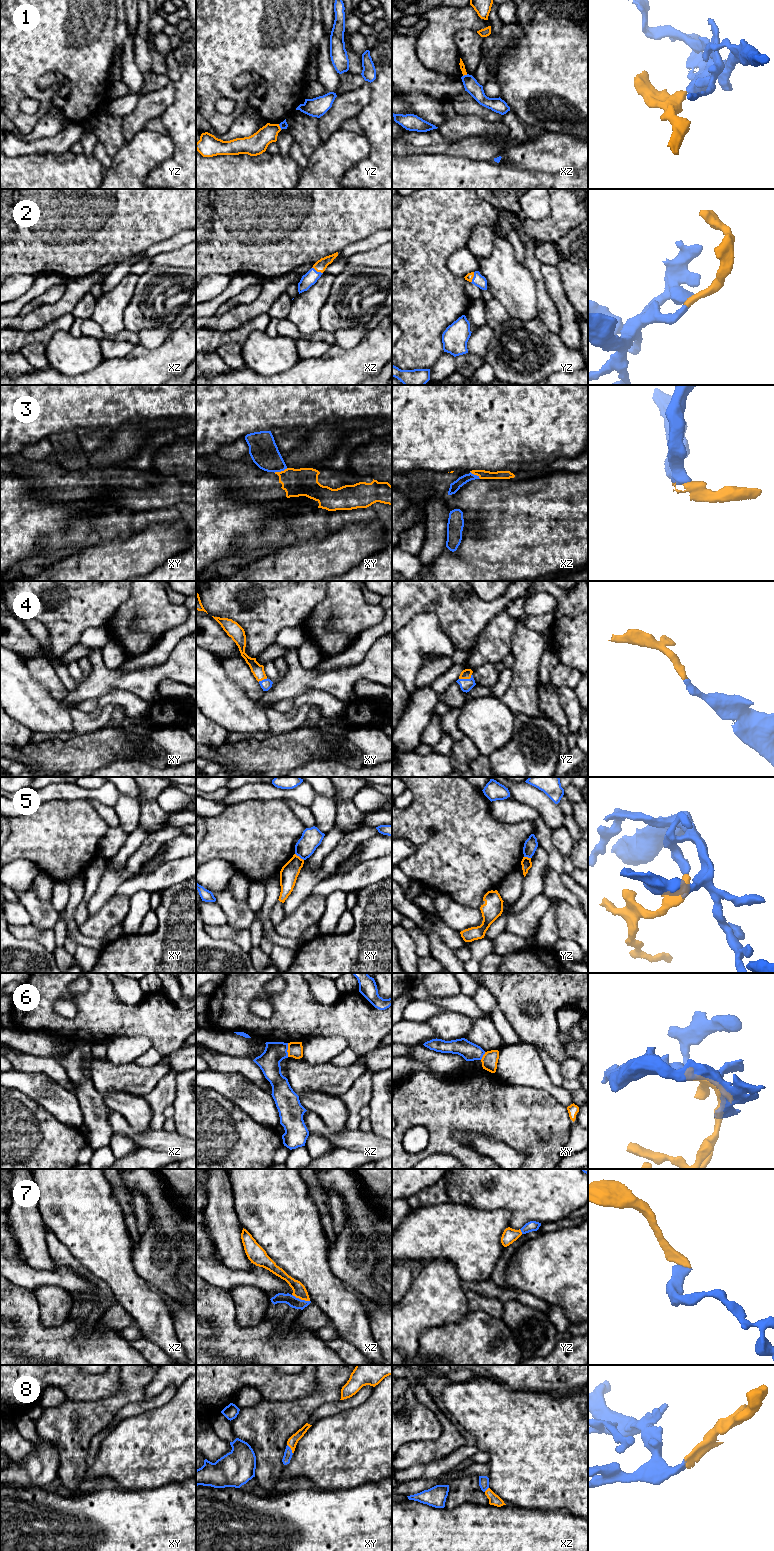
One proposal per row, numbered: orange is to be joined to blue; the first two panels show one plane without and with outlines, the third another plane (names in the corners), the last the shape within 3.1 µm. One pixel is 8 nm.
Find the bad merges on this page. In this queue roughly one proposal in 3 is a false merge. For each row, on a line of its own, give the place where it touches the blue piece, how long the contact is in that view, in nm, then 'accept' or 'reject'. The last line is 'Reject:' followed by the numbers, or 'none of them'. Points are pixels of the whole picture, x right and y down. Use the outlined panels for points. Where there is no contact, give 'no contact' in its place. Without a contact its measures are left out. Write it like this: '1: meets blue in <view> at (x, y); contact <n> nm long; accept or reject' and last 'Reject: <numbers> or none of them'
1: meets blue in xz at (465, 75); contact 40 nm long; reject
2: meets blue in xz at (316, 271); contact 100 nm long; accept
3: meets blue in xy at (280, 471); contact 120 nm long; reject
4: meets blue in yz at (466, 679); contact 110 nm long; accept
5: meets blue in xy at (299, 856); contact 90 nm long; reject
6: meets blue in xz at (287, 1049); contact 110 nm long; reject
7: meets blue in xz at (300, 1299); contact 160 nm long; accept
8: meets blue in xy at (290, 1449); contact 90 nm long; accept
Reject: 1, 3, 5, 6

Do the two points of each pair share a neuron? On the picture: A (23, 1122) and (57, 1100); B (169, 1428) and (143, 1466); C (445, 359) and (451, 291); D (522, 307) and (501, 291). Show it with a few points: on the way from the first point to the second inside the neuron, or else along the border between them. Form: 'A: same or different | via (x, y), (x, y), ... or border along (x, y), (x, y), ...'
A: different | border along (25, 1095), (43, 1106), (63, 1123)
B: same | via (166, 1437), (146, 1457)
C: different | border along (443, 351), (430, 369)
D: same | via (517, 302), (506, 291)

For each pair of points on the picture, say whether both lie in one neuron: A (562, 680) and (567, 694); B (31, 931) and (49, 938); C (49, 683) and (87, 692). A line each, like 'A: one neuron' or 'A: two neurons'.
A: two neurons
B: one neuron
C: two neurons

